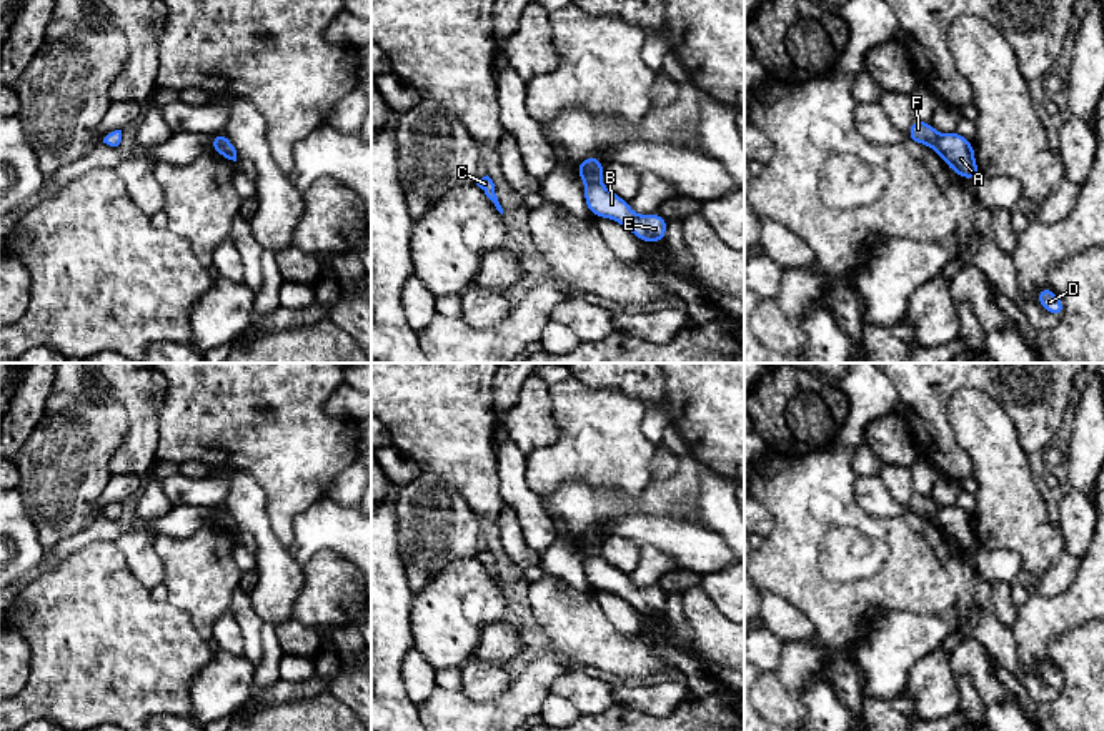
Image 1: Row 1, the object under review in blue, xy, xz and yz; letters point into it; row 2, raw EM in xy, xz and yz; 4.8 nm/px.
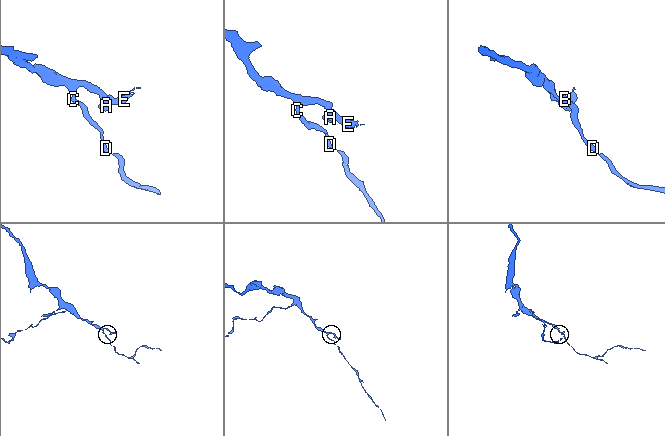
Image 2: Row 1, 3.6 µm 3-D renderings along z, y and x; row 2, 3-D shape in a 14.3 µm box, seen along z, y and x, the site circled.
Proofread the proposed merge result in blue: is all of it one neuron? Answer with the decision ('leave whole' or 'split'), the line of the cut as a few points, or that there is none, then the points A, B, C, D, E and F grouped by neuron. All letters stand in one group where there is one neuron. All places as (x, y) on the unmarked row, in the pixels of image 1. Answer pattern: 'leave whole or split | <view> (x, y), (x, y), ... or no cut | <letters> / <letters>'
split | xz (598, 553), (586, 558) | A B E / C D F

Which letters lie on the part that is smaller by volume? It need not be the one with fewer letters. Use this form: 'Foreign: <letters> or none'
Foreign: A, B, E

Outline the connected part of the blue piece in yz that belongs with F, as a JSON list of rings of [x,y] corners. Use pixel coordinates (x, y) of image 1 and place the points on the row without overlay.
[[[913,493],[911,501],[908,505],[909,515],[922,516],[931,521],[936,520],[939,506],[931,496]]]

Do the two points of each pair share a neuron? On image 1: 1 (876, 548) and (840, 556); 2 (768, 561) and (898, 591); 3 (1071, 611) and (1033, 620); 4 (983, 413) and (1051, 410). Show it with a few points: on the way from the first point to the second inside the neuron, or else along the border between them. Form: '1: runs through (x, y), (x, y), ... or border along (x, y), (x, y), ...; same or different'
1: runs through (868, 553), (848, 555); same
2: runs through (800, 580), (815, 595), (866, 595); same
3: runs through (1061, 613), (1043, 620); same
4: border along (974, 388), (998, 402), (1011, 420), (1021, 448); different

